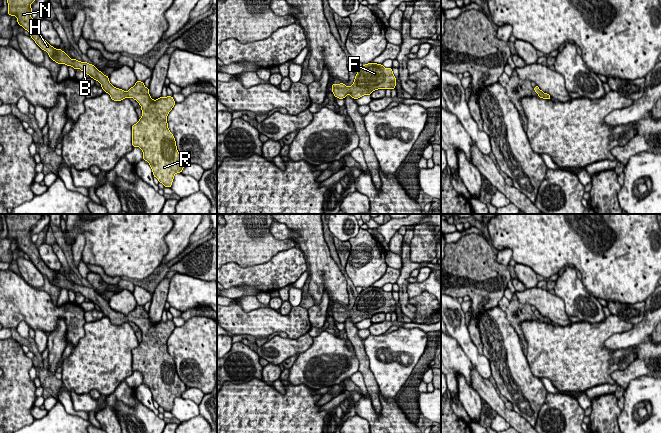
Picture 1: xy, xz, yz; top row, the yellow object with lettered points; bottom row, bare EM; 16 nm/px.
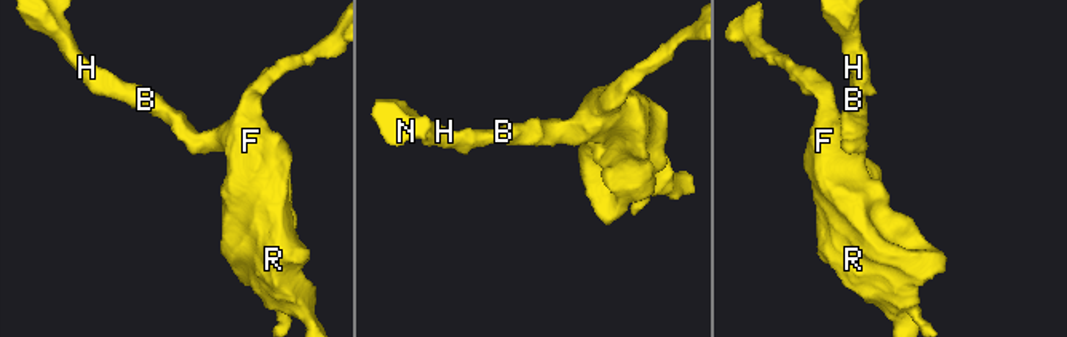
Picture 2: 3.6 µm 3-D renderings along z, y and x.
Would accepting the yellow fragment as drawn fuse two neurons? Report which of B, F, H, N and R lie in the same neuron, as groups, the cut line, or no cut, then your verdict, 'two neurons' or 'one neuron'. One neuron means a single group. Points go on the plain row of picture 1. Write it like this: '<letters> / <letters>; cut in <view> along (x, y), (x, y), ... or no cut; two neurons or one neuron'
B F H N R; no cut; one neuron

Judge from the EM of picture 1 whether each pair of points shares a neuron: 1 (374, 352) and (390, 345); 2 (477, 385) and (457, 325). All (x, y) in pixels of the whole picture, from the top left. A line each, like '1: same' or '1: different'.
1: same
2: different

